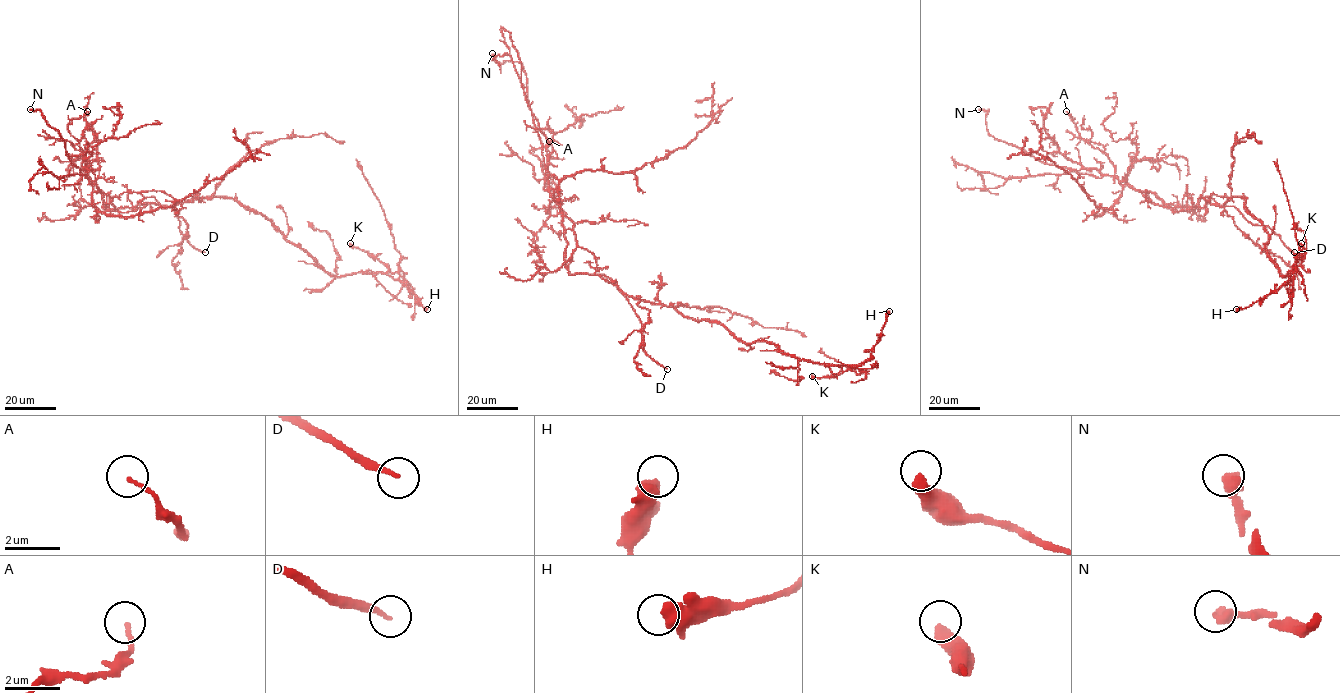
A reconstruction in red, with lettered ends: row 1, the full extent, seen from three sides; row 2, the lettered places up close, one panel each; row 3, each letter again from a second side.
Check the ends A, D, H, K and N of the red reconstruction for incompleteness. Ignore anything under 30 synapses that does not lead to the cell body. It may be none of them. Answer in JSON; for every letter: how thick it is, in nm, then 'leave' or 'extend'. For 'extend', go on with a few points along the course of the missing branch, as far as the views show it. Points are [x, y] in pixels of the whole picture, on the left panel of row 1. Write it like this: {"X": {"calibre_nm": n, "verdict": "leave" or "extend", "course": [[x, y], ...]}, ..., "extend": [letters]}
{"A": {"calibre_nm": 140, "verdict": "leave"}, "D": {"calibre_nm": 180, "verdict": "extend", "course": [[205, 252], [214, 258], [219, 275], [235, 281], [245, 297], [265, 307], [272, 307], [287, 324]]}, "H": {"calibre_nm": 600, "verdict": "leave"}, "K": {"calibre_nm": 480, "verdict": "leave"}, "N": {"calibre_nm": 440, "verdict": "extend", "course": [[30, 109], [26, 114], [13, 114], [14, 111]]}, "extend": ["D", "N"]}

